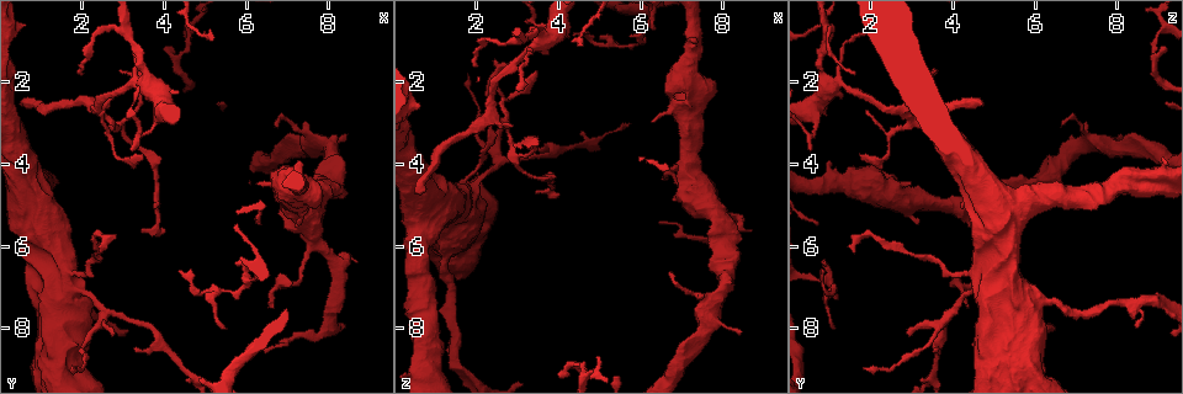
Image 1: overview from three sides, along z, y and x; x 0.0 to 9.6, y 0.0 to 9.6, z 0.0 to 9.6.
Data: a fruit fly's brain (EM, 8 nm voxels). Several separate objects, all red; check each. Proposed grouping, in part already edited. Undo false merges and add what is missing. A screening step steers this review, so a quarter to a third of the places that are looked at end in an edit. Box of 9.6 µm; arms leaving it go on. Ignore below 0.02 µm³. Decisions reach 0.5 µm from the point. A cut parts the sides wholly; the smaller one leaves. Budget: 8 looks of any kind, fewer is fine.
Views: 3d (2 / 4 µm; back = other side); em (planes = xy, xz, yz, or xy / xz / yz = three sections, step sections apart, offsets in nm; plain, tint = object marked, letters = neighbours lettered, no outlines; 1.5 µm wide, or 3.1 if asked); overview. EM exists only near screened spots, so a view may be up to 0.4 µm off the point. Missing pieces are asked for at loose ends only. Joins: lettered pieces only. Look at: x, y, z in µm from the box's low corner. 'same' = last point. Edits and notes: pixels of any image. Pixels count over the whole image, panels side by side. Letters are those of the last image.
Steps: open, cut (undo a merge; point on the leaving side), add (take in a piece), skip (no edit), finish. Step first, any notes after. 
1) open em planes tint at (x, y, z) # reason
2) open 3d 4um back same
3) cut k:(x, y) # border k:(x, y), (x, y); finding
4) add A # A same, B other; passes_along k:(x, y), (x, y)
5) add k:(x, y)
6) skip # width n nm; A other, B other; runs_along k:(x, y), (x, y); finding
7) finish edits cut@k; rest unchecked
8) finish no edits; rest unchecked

open em planes letters at (5.55, 7.20, 1.10) # narrows sharply

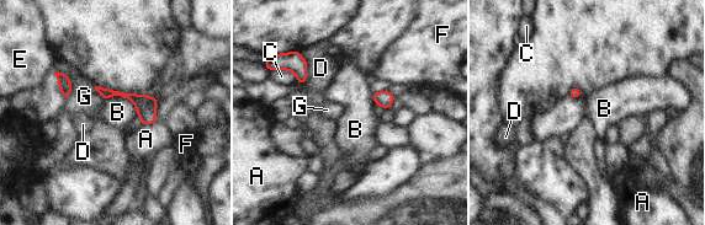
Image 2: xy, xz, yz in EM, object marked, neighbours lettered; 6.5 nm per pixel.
skip # longest_contact B 260 nm; A other, B other, C other, D other, E other, F other, G other; border 2:(104, 98), (127, 97), (138, 114); all the same neuron

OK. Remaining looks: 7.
open em planes letters at (1.80, 8.90, 1.90) # thin end

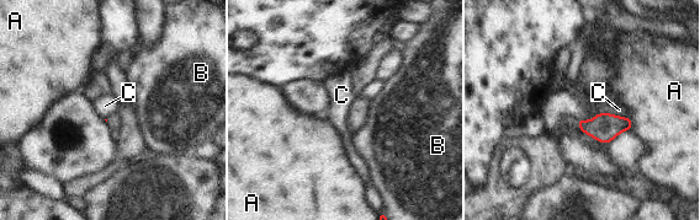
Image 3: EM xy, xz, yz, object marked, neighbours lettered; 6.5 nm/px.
skip # A other, B other, C other; border 3:(597, 113), (611, 113), (627, 118); no lettered piece goes on from it

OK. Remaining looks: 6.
open em planes letters at (2.40, 6.15, 1.65) # branch stops here

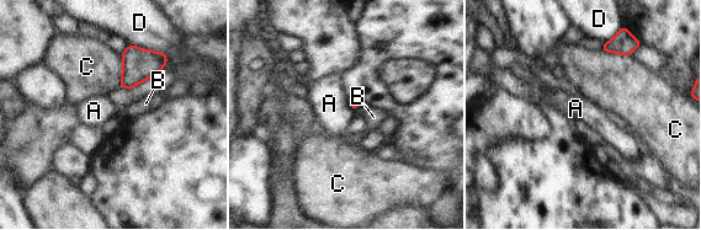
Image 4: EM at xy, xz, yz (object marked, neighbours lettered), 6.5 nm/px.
skip # A other, B other, C other, D other; no lettered piece goes on from it

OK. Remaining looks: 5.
finish no edits; rest unchecked

